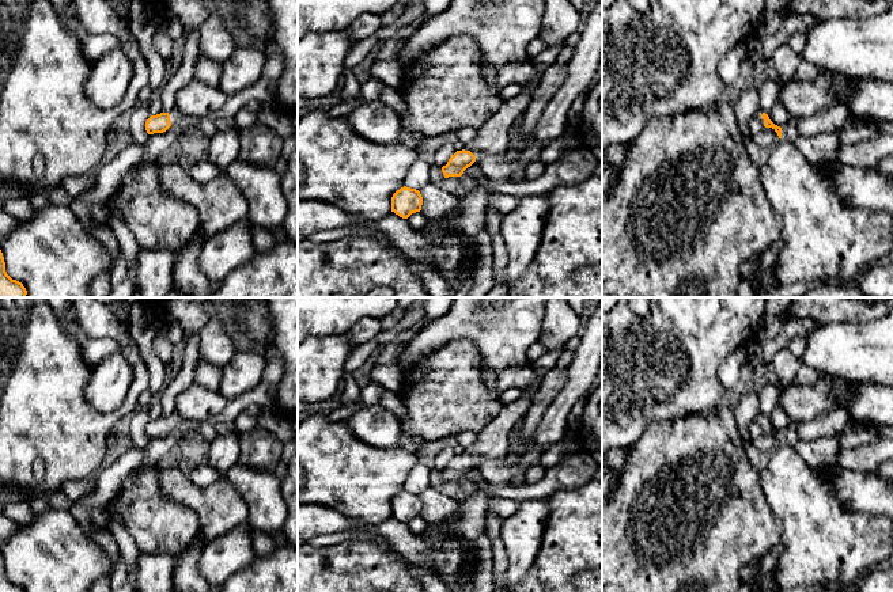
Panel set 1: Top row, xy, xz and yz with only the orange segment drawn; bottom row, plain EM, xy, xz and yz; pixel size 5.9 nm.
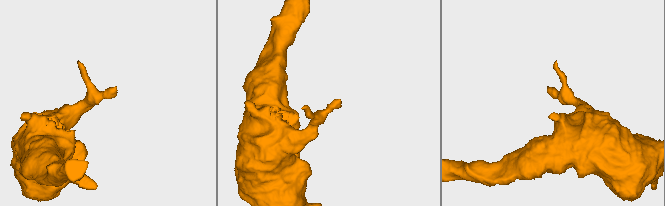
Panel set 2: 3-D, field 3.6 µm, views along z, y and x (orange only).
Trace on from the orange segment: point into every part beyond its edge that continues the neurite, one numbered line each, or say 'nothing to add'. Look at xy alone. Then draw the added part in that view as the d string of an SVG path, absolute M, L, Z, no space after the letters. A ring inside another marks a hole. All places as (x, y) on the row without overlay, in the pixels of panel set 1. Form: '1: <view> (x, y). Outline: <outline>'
1: xy (176, 420). Outline: M173 411L171 417L170 417L170 425L171 429L175 426L179 426L181 424L189 421L188 418L182 417L181 414L178 414L177 411Z

